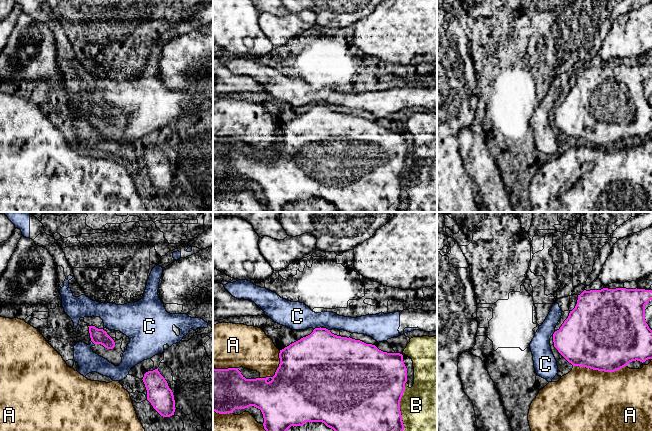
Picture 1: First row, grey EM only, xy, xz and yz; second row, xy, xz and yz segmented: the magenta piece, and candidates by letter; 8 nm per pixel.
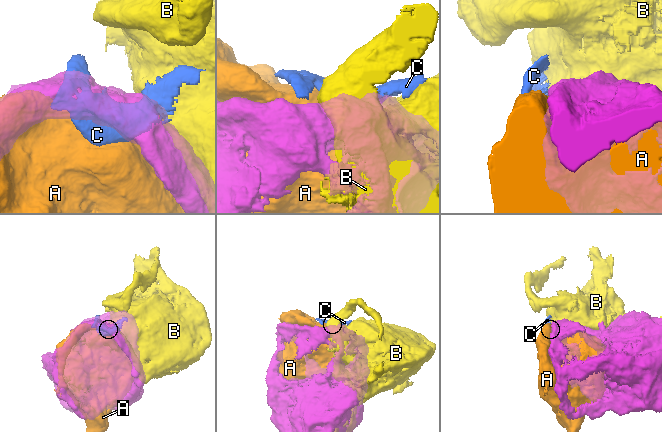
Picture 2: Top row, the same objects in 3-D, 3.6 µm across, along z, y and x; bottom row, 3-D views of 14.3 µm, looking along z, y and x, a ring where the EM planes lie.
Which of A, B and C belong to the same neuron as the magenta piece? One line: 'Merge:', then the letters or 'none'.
Merge: none

